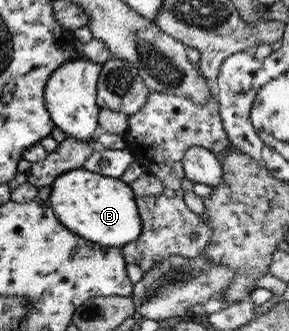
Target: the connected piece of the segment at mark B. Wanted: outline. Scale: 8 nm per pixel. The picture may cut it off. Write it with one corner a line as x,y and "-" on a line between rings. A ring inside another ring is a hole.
79,169
67,170
58,175
50,185
48,206
53,210
55,217
72,234
86,239
88,242
100,243
103,247
121,247
132,242
141,231
141,220
137,209
137,199
132,194
131,188
119,178
99,175
93,171

